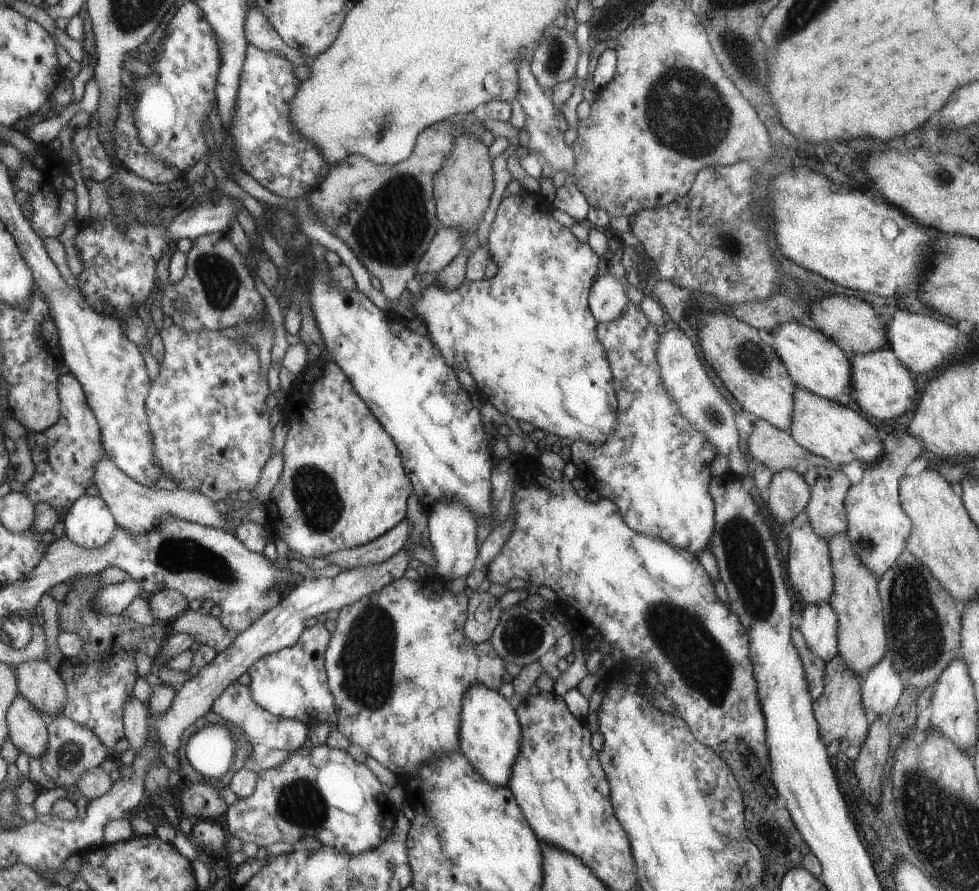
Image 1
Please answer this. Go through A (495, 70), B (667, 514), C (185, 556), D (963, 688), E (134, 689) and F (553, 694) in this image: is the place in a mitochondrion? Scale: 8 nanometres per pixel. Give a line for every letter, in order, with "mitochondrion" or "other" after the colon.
A: other
B: other
C: mitochondrion
D: other
E: other
F: other

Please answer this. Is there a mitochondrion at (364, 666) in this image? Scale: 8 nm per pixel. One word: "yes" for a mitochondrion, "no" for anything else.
yes

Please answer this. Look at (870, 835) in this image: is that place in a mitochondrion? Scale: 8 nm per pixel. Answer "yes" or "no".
no

